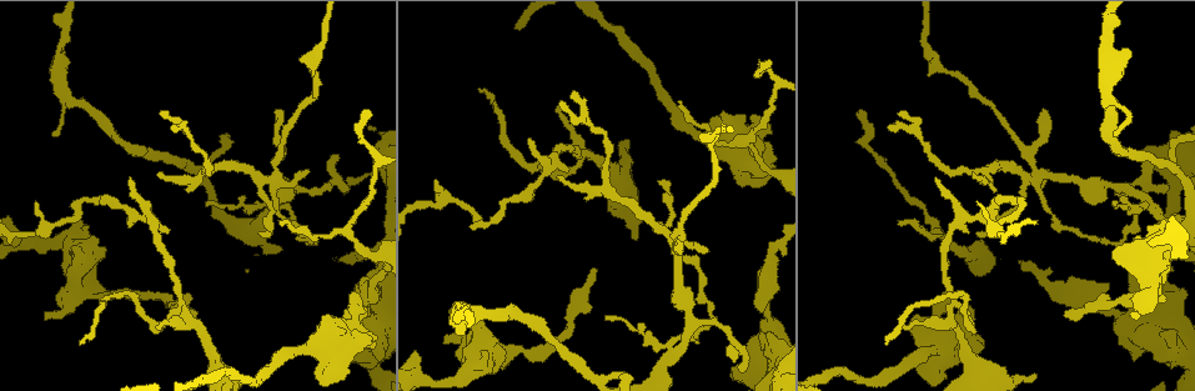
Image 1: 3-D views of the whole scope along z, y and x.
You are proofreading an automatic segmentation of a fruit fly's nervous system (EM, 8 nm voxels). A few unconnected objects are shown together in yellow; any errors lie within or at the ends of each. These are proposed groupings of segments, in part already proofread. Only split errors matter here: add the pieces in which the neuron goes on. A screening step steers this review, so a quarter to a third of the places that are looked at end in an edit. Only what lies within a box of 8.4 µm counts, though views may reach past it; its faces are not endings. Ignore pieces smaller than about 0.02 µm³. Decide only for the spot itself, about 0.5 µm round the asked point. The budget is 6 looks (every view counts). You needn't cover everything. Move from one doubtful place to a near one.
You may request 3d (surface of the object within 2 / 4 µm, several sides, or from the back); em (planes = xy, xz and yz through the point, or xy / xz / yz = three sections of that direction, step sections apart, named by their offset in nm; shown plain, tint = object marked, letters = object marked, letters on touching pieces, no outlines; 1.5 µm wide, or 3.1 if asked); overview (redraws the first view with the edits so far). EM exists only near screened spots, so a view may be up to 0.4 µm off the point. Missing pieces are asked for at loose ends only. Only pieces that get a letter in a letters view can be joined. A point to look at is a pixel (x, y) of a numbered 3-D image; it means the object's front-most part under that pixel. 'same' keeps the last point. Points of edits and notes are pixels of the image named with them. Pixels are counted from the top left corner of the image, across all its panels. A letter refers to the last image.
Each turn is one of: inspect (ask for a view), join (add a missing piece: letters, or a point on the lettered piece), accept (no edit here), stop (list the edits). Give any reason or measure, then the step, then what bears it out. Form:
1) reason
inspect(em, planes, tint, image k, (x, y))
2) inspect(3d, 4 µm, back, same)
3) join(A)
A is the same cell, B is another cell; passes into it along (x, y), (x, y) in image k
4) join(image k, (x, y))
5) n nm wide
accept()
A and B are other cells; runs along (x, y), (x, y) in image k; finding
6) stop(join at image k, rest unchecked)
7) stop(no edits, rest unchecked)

inspect(3d, 4 µm, image 1, (771, 131))

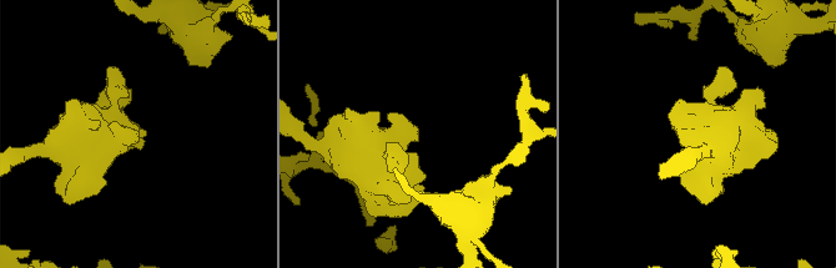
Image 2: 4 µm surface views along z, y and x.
inspect(em, planes, letters, image 2, (138, 140))

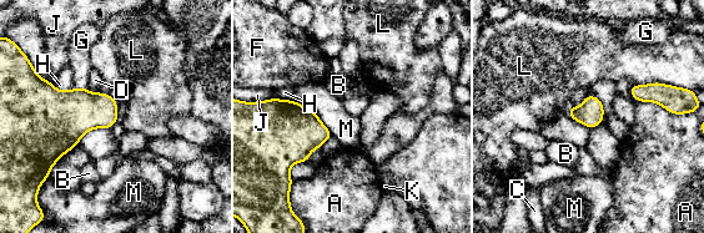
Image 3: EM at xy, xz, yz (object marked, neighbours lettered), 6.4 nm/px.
accept()
A, B, C, D, F, G, H, J, K, L and M are other cells; border along (109, 127), (89, 130), (78, 145) in image 3; no lettered piece goes on from it

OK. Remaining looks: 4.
thin end
inspect(em, planes, letters, image 1, (175, 126))

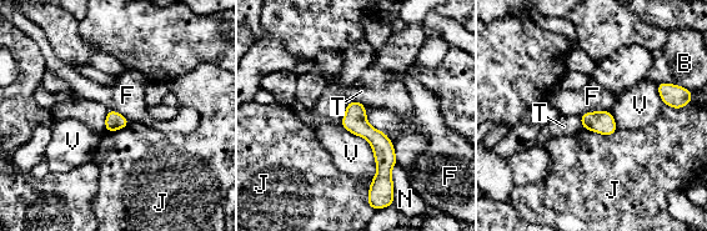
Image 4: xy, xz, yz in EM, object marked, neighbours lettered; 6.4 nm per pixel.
accept()
B, F, J, N, T and V are other cells; runs along (351, 104), (382, 146), (375, 190) in image 4; none of them fits

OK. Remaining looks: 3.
free end
inspect(em, planes, letters, image 1, (45, 312))

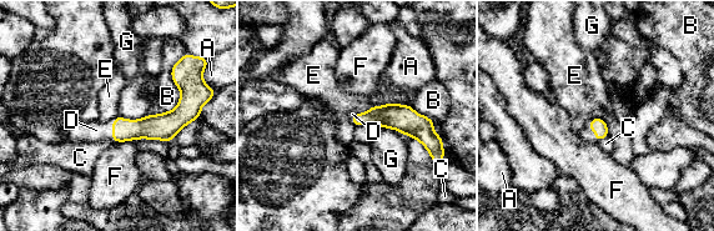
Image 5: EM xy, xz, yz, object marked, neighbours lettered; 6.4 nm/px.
join(image 5, (94, 131))
D is the same cell, A, B, C, E, F and G are other cells; passes into it along (151, 127), (112, 131), (94, 131) in image 5; the neuron continues

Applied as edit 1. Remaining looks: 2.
stop(join at image 5, rest unchecked)

